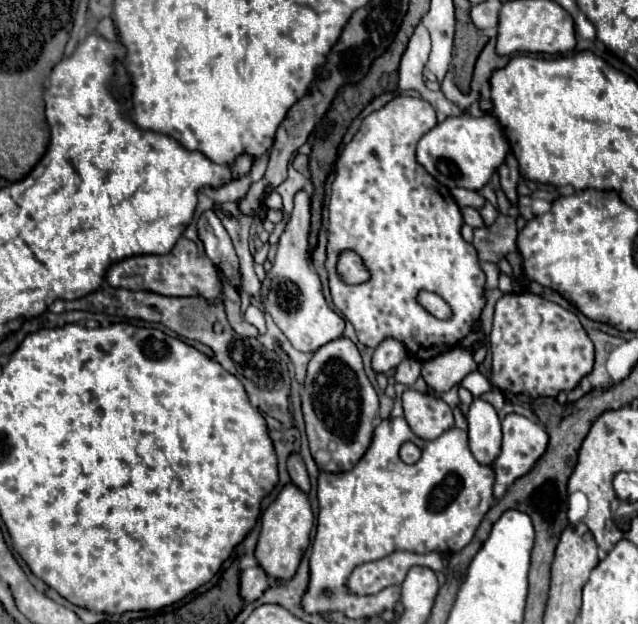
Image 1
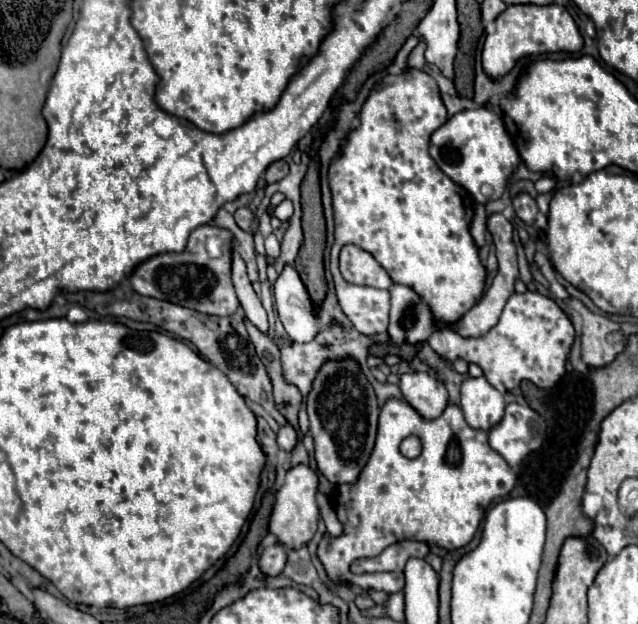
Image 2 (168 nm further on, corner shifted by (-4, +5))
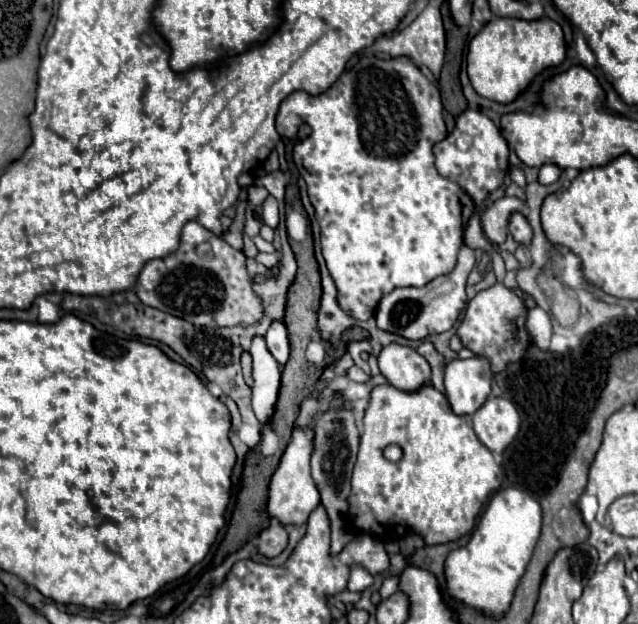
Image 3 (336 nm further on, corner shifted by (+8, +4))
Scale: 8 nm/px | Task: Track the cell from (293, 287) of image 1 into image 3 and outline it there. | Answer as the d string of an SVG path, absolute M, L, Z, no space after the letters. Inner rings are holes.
M272 323L270 331L266 333L266 347L272 353L272 357L276 359L276 363L286 363L288 361L288 353L290 353L290 343L288 343L288 331L284 323Z

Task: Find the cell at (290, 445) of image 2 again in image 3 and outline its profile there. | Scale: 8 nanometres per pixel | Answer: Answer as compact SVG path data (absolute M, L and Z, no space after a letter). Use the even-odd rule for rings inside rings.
M254 337L250 355L254 361L254 385L252 385L252 409L260 423L266 423L272 413L274 405L278 401L278 389L280 389L280 369L274 357L266 349L264 337Z

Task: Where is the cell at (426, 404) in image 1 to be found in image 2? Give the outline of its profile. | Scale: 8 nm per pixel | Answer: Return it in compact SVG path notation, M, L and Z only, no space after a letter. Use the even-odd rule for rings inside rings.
M412 372L400 378L400 390L404 400L424 416L424 420L434 420L448 406L446 386L426 372Z

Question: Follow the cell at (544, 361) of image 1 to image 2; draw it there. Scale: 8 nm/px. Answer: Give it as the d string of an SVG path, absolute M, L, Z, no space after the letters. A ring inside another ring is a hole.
M524 292L508 298L498 324L482 338L462 338L454 330L440 330L428 338L428 344L450 362L462 358L468 364L478 364L486 380L504 394L518 388L522 380L530 380L538 388L554 388L564 376L574 336L576 330L570 318L552 298L540 292Z

